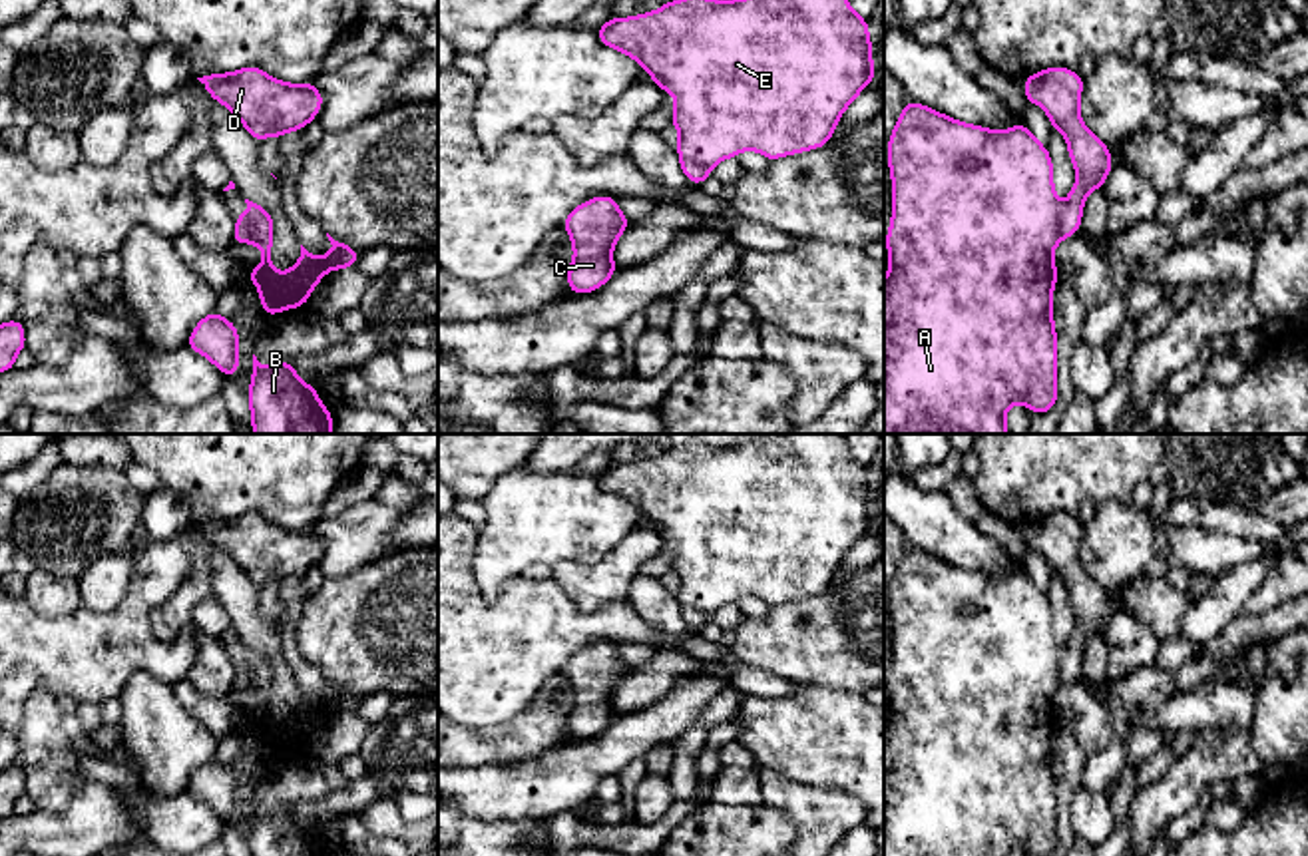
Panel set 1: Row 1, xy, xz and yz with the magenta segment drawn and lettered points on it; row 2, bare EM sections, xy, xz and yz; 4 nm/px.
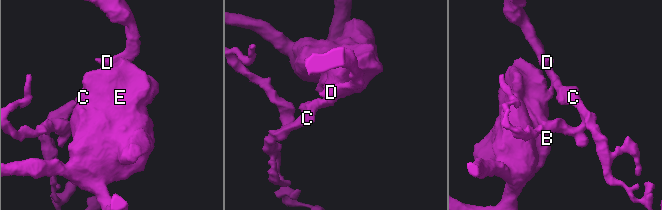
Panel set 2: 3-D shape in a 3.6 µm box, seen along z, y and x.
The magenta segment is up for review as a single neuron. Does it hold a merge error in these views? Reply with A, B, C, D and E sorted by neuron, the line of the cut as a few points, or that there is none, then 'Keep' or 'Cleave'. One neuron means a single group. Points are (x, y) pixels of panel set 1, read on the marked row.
Groups: A B E / C D. Split along xy (239, 215), (245, 225), (243, 241). Cleave

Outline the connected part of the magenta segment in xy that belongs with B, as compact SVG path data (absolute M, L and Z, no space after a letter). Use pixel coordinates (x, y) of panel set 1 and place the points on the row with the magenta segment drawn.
M253 354L249 386L251 426L255 434L332 434L332 416L303 382L293 360L263 366Z

